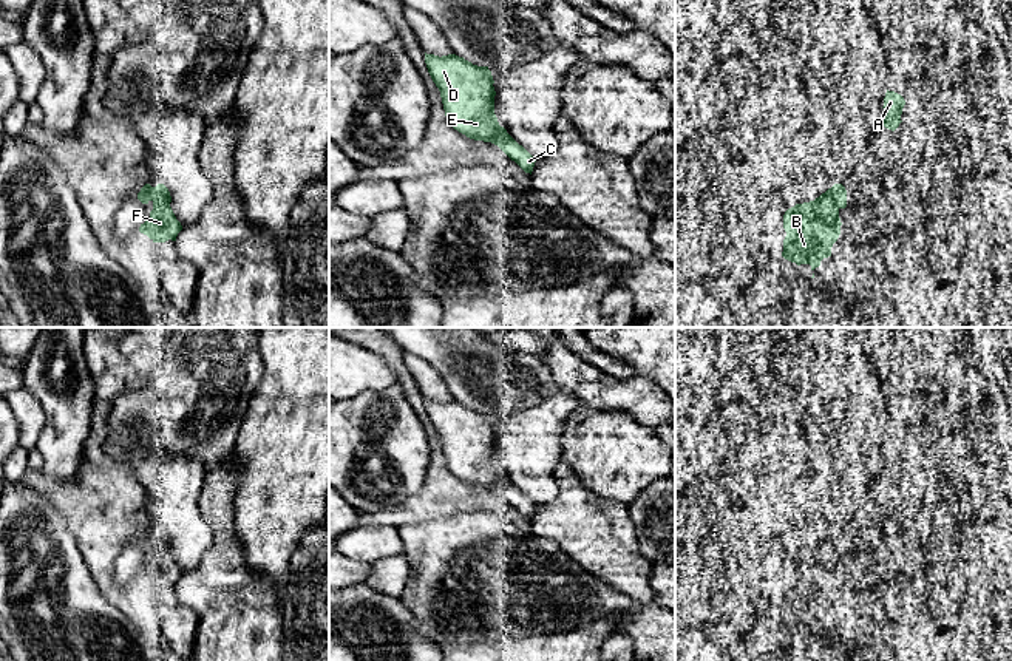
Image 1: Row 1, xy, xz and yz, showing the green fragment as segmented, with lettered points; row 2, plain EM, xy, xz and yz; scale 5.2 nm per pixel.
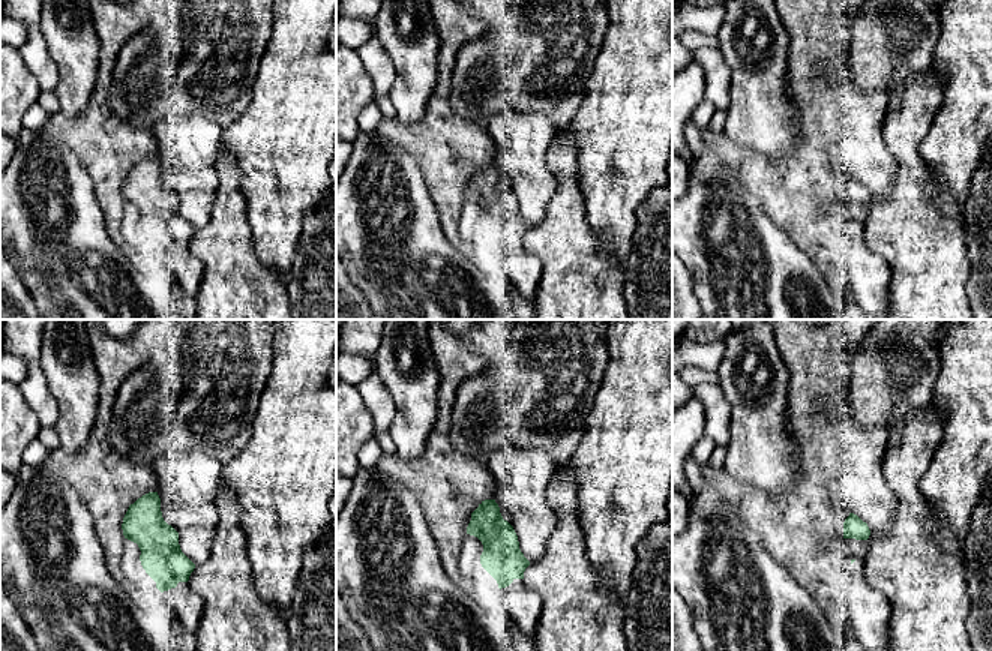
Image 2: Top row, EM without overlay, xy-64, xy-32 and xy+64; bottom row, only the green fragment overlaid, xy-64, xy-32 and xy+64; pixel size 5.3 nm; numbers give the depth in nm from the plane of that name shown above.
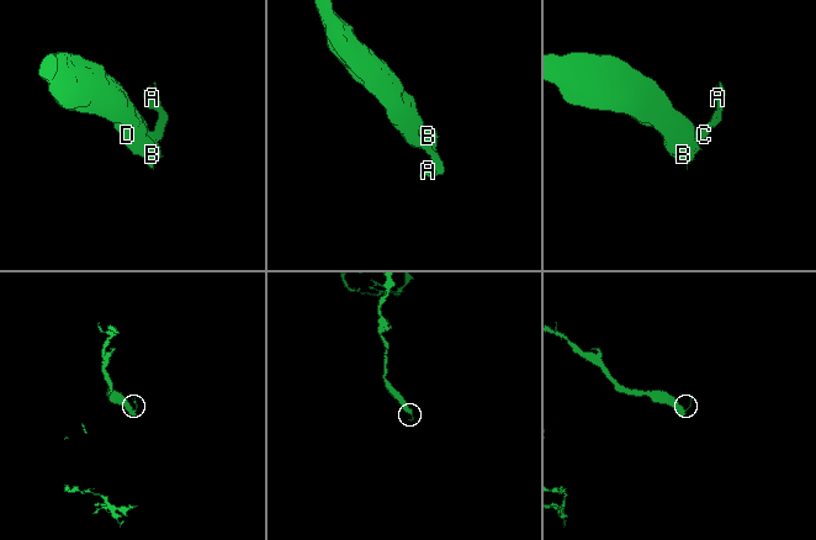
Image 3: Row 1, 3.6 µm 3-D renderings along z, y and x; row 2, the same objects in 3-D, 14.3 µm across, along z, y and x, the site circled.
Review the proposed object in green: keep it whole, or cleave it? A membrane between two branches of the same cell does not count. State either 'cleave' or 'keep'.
cleave

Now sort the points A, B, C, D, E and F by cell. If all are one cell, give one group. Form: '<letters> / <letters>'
A C / B D E F

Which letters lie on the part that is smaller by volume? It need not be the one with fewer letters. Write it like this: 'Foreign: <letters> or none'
Foreign: A, C

